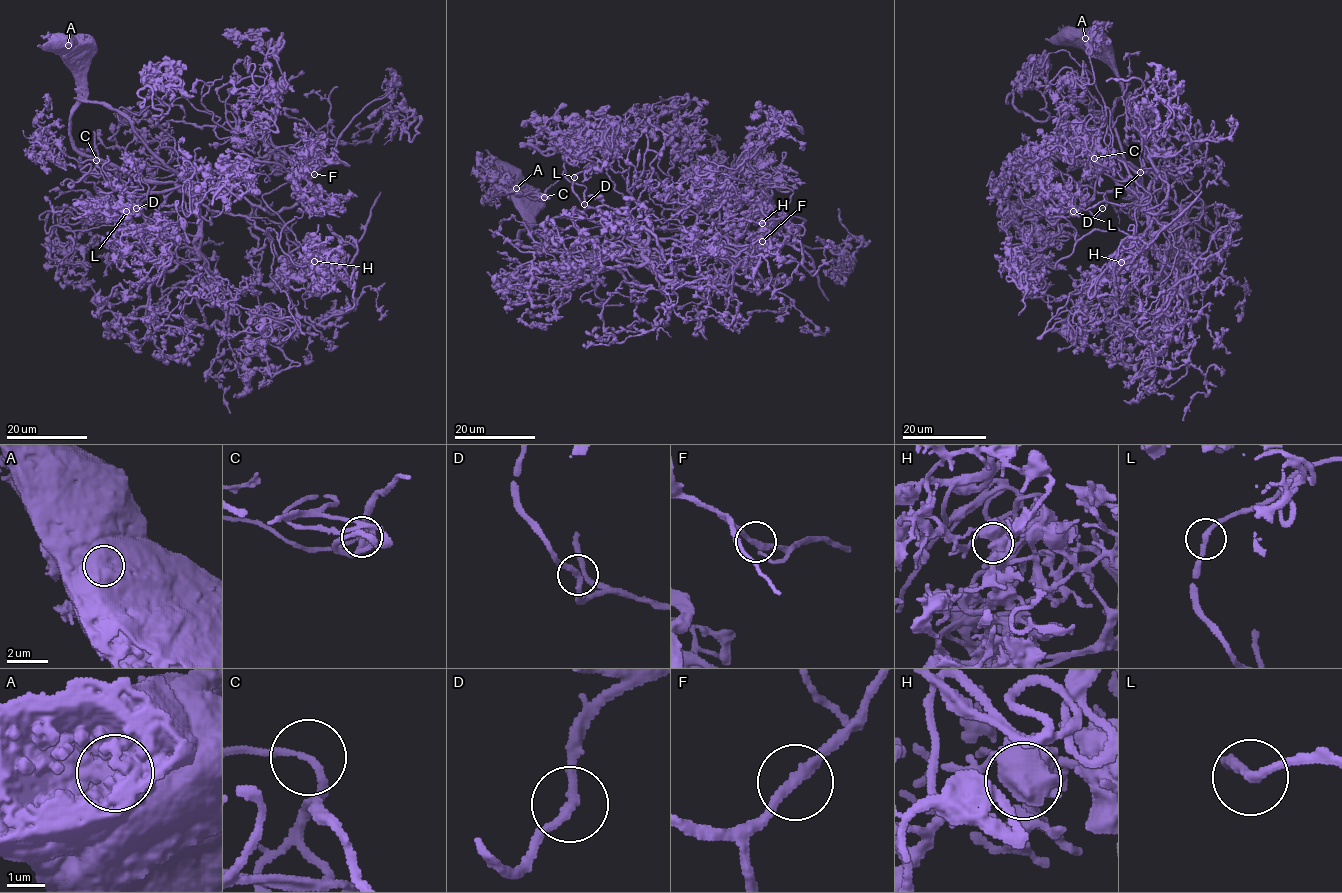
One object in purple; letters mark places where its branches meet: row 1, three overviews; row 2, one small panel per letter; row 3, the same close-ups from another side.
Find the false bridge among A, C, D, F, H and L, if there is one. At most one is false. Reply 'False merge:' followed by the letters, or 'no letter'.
False merge: A

